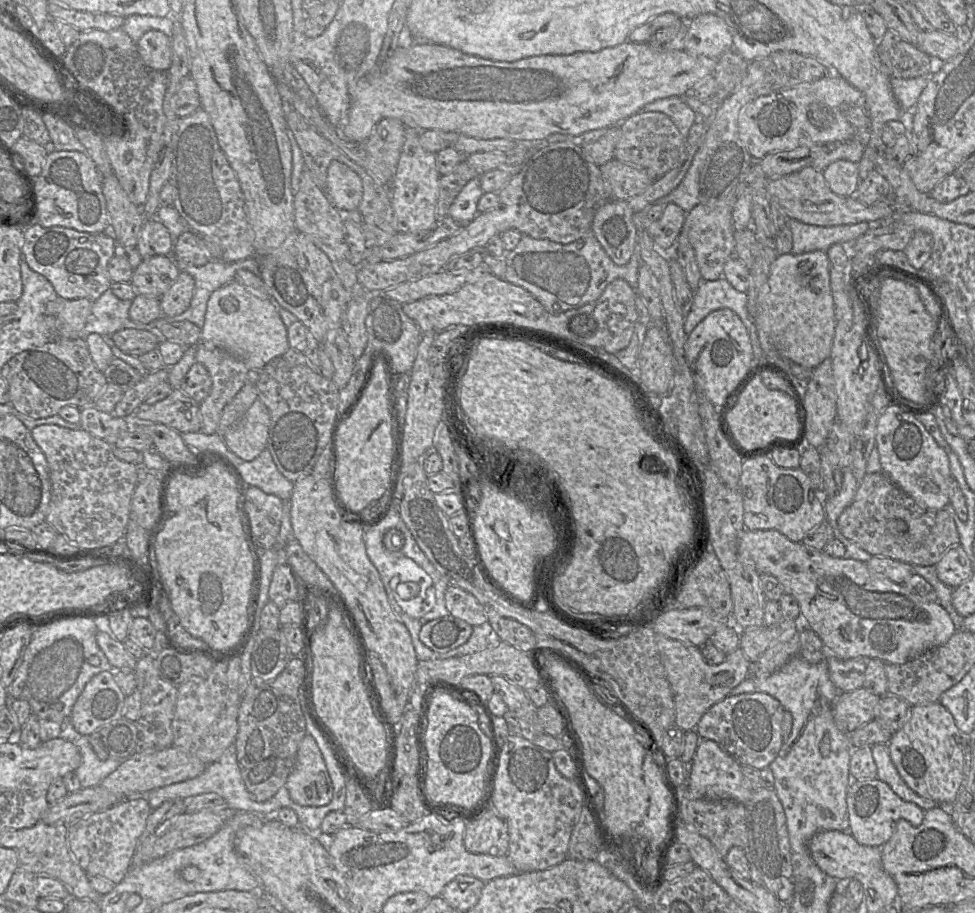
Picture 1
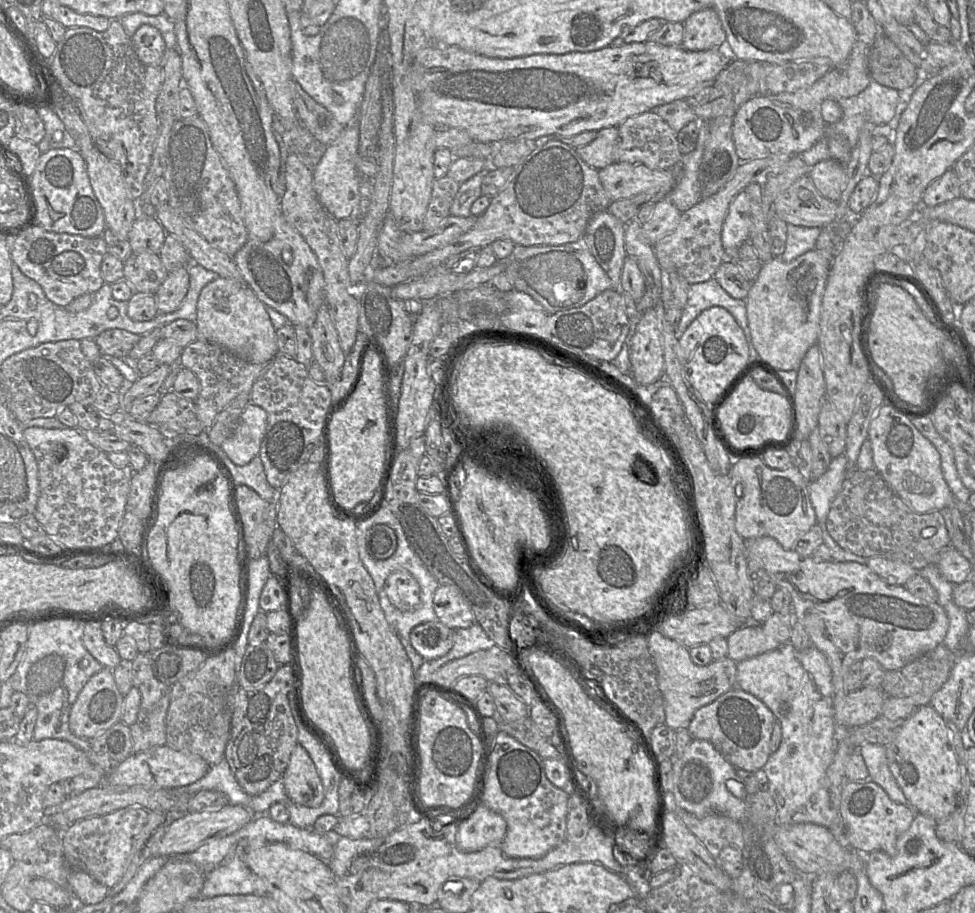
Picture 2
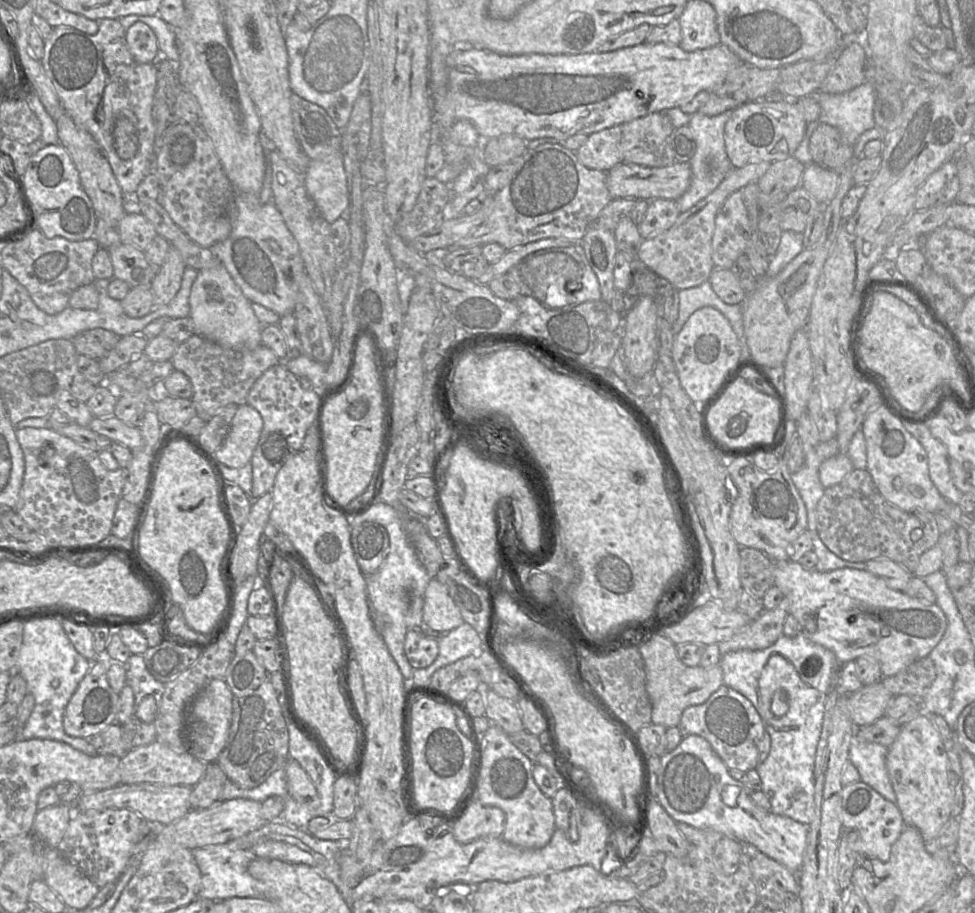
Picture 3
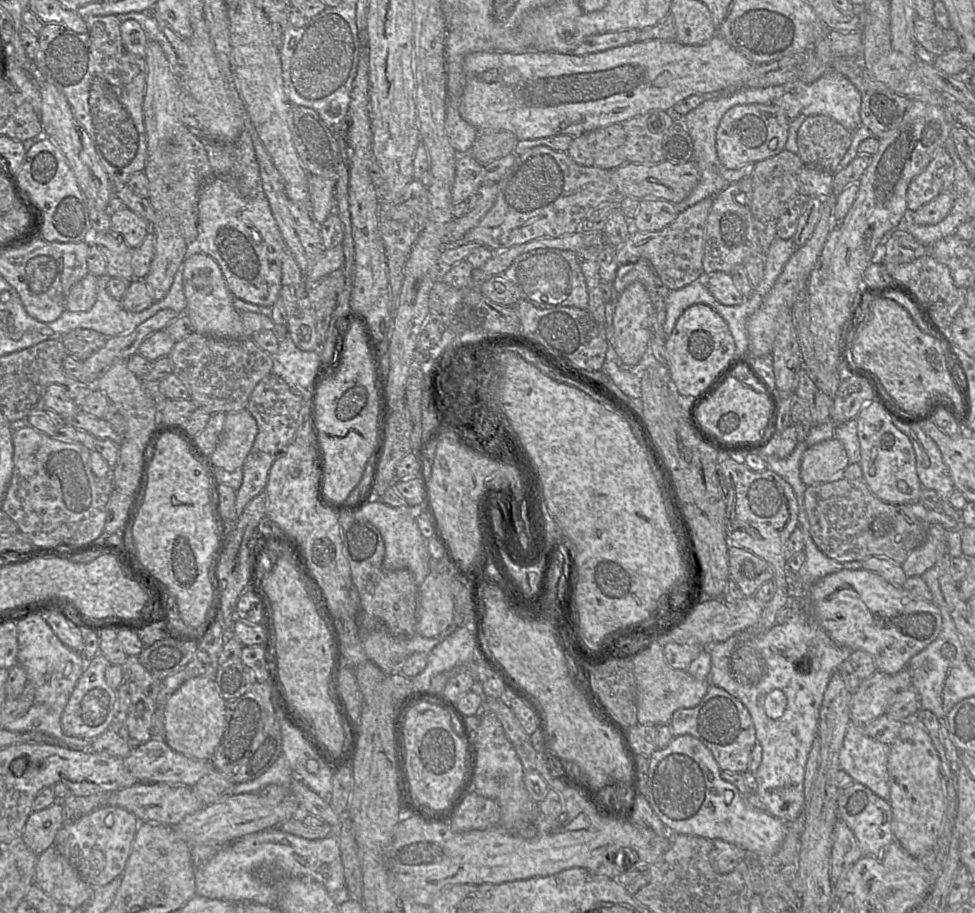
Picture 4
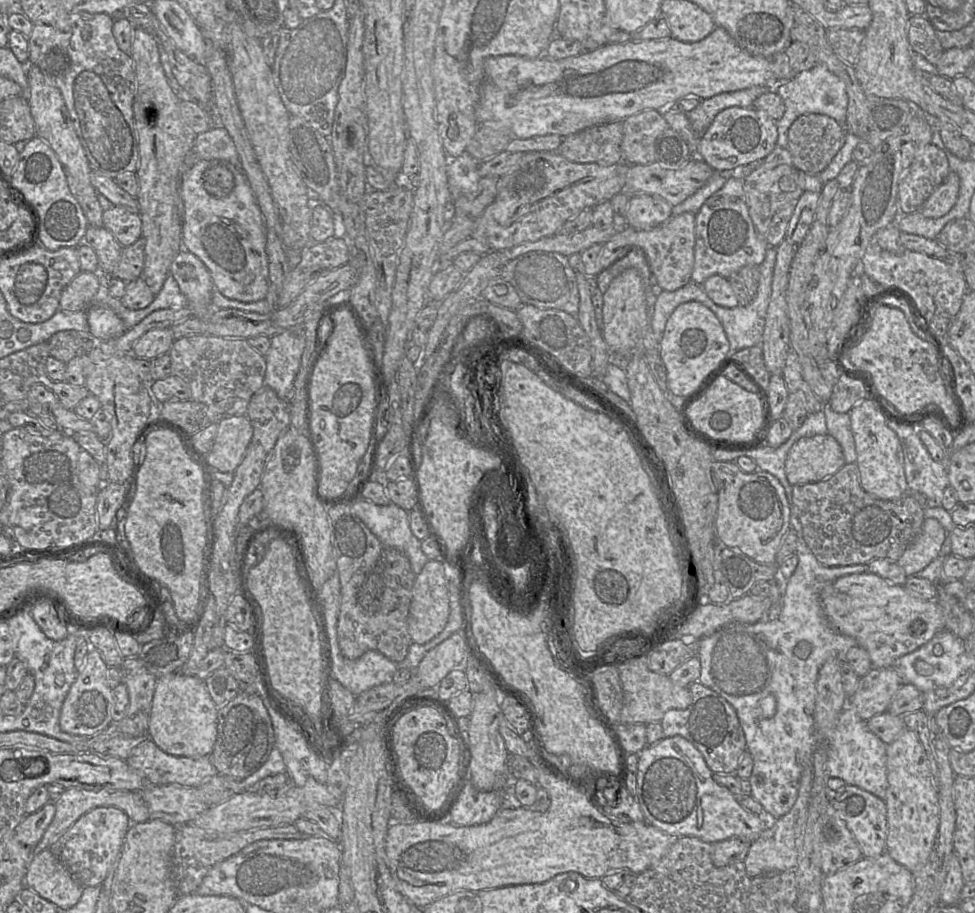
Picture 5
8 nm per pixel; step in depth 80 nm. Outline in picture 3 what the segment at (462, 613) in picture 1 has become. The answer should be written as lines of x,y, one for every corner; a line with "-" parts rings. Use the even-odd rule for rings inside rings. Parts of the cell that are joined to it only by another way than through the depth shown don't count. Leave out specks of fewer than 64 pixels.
430,579
424,593
422,620
428,630
439,634
447,634
464,623
448,588
435,579

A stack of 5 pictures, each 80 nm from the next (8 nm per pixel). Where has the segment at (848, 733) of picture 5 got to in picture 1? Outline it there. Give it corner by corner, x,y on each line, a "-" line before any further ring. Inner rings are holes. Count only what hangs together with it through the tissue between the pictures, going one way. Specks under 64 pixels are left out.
888,744
874,745
871,749
877,767
877,778
888,784
902,800
914,803
924,811
939,806
935,801
919,796
907,786
891,760

